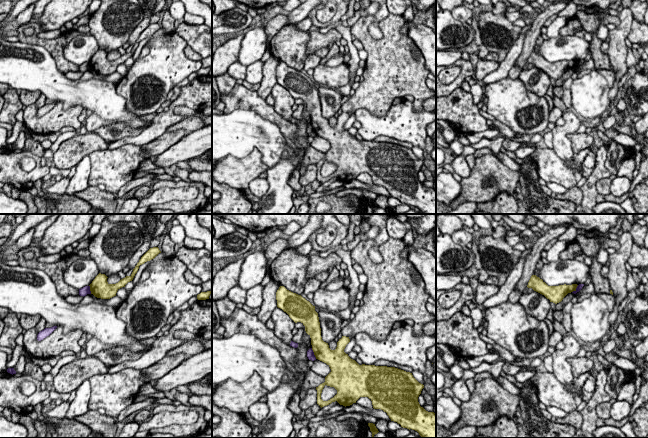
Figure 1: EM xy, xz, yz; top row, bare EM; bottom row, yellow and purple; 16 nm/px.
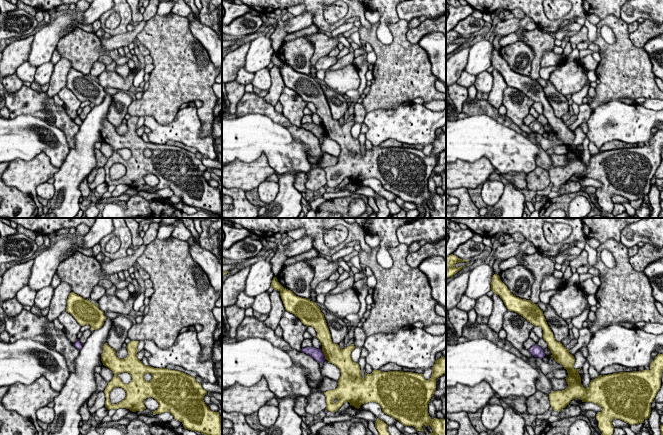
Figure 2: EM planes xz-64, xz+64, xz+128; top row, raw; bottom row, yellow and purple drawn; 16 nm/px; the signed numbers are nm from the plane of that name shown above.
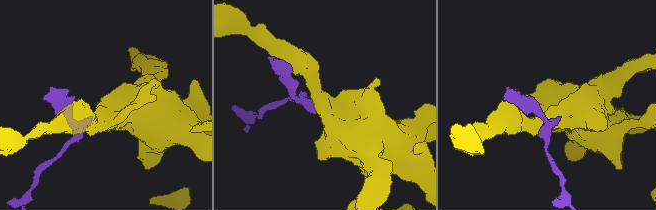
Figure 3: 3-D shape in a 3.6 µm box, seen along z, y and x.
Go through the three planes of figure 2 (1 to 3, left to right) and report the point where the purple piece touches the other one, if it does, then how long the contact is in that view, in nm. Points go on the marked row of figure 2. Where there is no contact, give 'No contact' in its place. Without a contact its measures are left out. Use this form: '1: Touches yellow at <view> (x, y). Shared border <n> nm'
1: No contact
2: Touches yellow at xz+64 (324, 354). Shared border 170 nm
3: No contact

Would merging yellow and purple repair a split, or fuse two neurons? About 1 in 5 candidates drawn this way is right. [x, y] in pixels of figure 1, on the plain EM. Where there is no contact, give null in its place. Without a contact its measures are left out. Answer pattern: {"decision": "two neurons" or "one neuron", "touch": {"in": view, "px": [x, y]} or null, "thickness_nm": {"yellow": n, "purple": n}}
{"decision": "two neurons", "touch": {"in": "xz", "px": [314, 129]}, "thickness_nm": {"yellow": 280, "purple": 130}}

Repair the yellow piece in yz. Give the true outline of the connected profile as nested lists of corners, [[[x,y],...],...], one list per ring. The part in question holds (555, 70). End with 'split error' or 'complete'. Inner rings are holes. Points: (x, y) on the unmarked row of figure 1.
[[[536,51],[531,52],[527,61],[528,64],[532,64],[534,67],[544,71],[550,78],[555,80],[561,78],[568,69],[576,67],[577,62],[577,60],[548,62]]]; complete

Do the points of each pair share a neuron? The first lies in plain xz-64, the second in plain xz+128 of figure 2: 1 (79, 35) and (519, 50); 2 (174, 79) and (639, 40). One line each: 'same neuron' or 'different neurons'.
1: same neuron
2: different neurons

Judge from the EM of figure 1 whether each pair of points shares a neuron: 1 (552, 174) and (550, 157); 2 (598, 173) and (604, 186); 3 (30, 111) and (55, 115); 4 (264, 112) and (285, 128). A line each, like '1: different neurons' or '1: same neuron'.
1: same neuron
2: different neurons
3: same neuron
4: same neuron

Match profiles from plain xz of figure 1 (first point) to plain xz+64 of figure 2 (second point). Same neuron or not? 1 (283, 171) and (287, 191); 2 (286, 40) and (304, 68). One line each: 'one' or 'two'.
1: one
2: one

